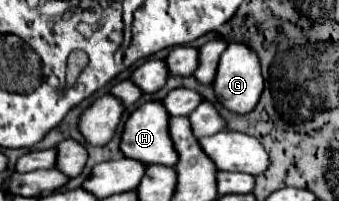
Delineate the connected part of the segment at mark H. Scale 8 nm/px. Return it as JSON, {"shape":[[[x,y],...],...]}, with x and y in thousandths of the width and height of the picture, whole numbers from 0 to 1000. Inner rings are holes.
{"shape":[[[434,507],[434,517],[410,527],[404,547],[392,547],[369,607],[357,716],[351,716],[351,746],[363,756],[363,776],[410,796],[434,826],[445,826],[445,816],[516,826],[528,776],[504,736],[504,677],[493,667],[493,607],[499,607],[499,577],[487,567],[475,507]]]}

